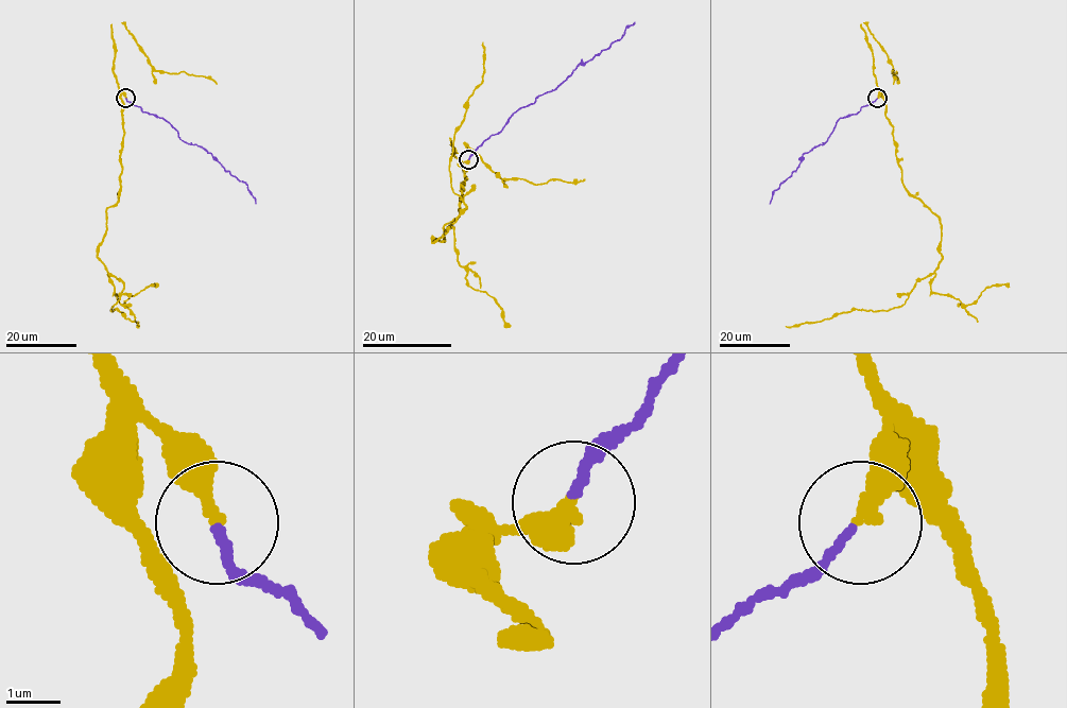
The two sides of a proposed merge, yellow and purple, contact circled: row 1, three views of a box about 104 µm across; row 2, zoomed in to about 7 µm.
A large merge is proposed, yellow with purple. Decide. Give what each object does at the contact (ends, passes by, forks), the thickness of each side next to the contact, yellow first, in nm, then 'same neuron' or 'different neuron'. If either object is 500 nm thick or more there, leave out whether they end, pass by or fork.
yellow ends; purple ends; calibres 280 and 140 nm; different neuron

